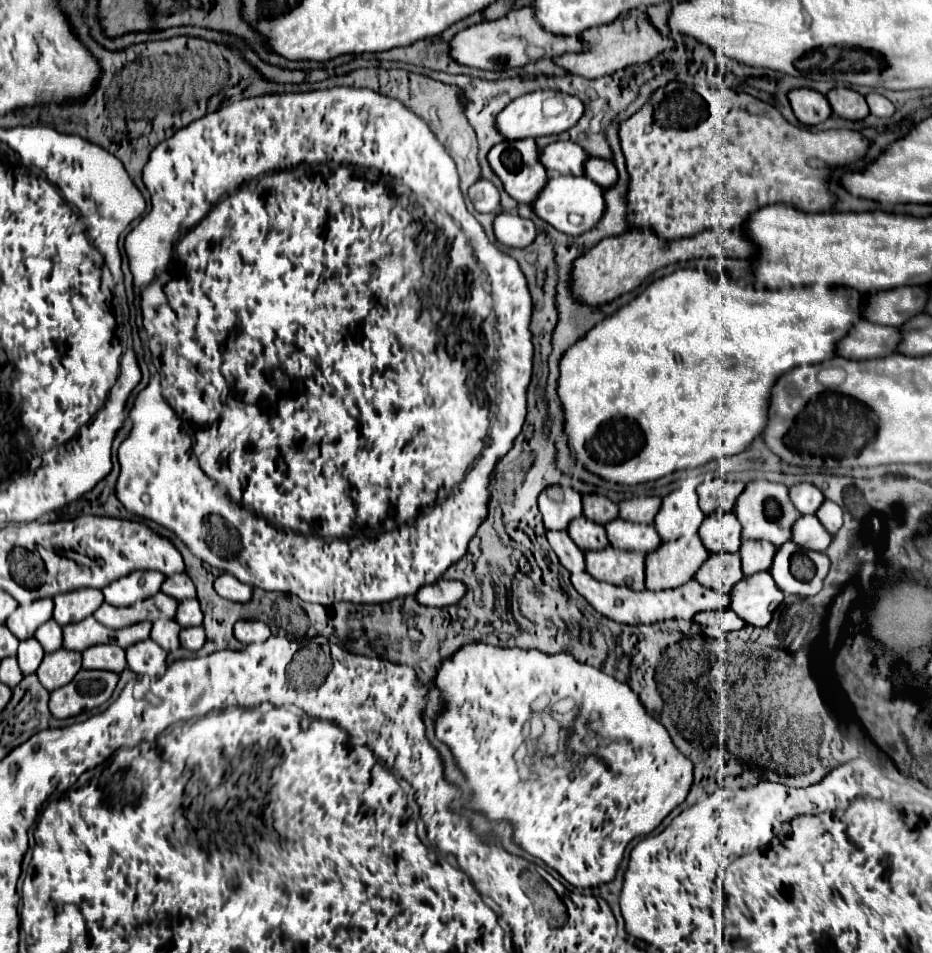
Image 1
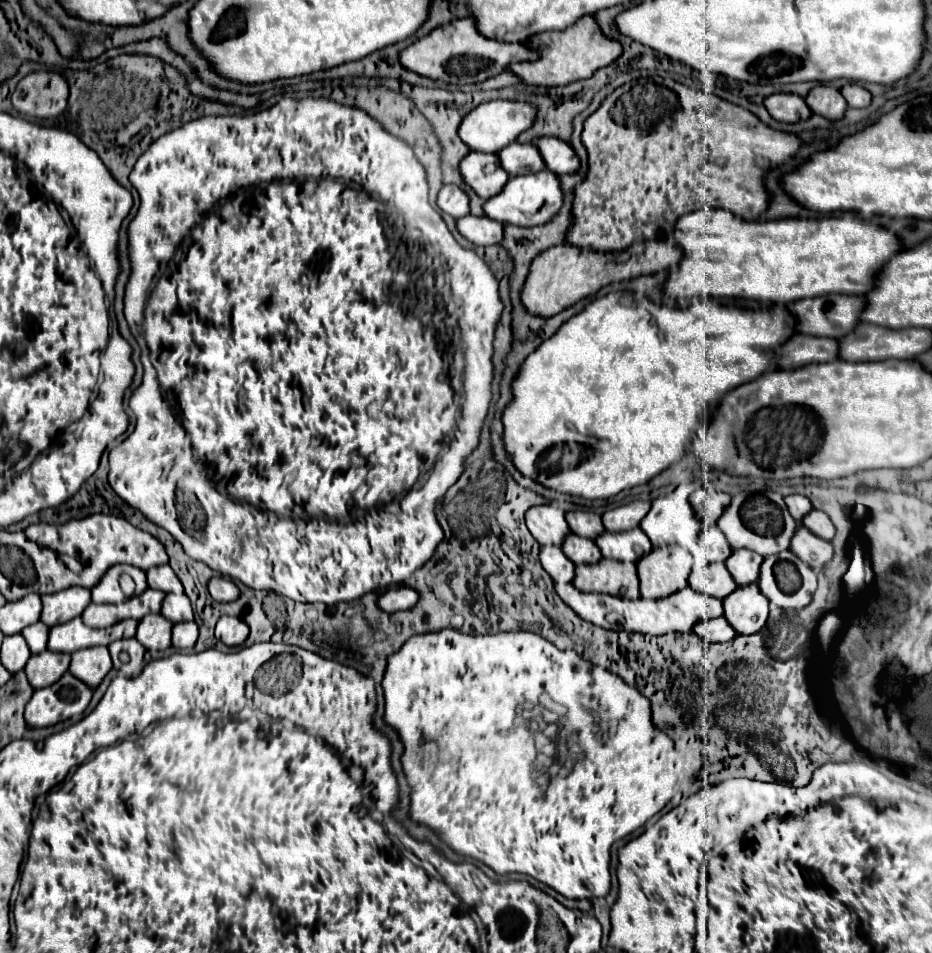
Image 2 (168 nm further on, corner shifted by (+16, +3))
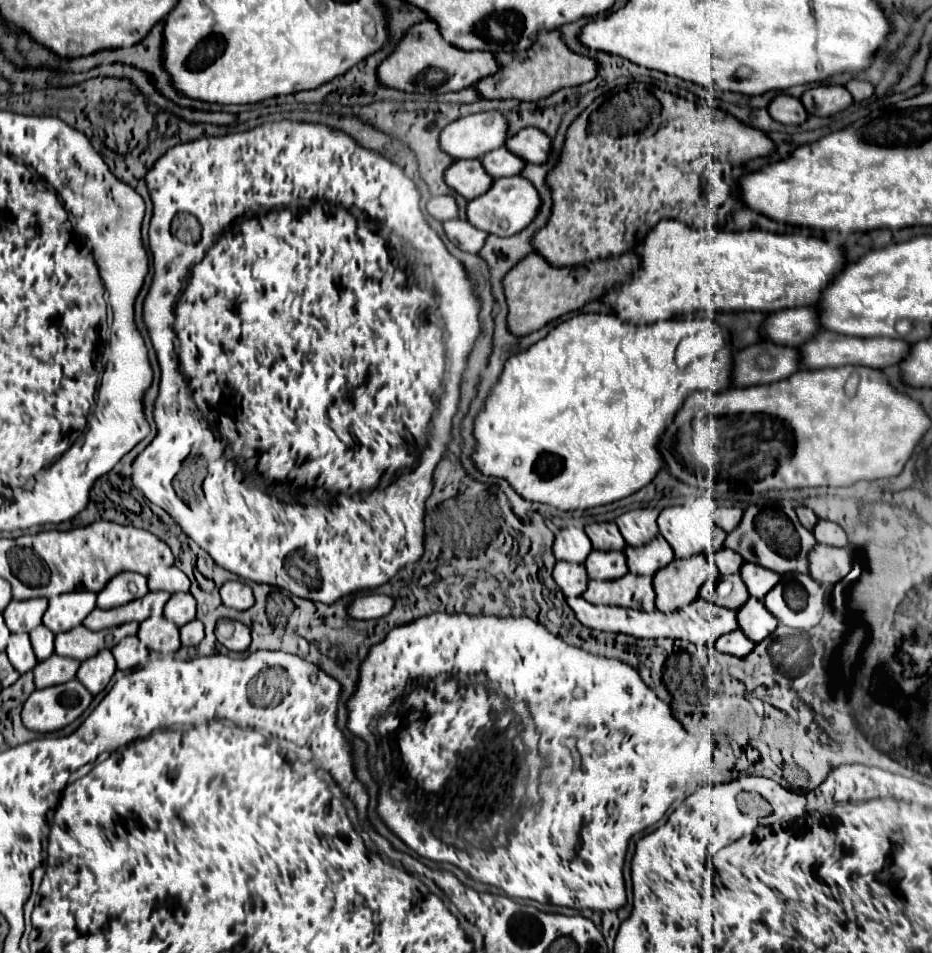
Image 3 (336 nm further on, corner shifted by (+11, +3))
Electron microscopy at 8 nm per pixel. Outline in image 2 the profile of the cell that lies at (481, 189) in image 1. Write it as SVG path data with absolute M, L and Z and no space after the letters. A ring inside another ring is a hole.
M454 184L442 186L438 192L438 208L454 218L462 218L468 214L468 196Z

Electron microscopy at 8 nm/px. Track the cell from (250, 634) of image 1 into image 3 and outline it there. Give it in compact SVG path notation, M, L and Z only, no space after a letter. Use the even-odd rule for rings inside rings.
M219 620L215 626L215 636L225 648L233 652L245 652L251 644L249 628L237 620Z

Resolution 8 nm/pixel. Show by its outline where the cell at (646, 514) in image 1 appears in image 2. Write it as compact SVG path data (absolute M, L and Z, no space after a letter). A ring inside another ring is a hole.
M634 500L626 506L618 506L614 510L608 510L602 520L608 532L626 532L632 528L638 528L642 518L648 514L650 502L644 500Z

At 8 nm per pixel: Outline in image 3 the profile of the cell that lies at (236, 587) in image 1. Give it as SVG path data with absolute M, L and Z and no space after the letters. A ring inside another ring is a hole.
M229 580L229 582L225 582L225 584L219 588L219 592L221 592L223 604L229 606L229 608L235 608L235 610L247 610L247 608L253 606L253 602L255 602L255 598L253 598L253 594L251 594L251 588L249 588L247 584L239 582L239 580L235 580L235 582Z

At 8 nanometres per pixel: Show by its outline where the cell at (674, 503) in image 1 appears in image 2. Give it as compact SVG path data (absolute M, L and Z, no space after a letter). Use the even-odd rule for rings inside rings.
M682 484L674 492L652 502L652 508L640 528L656 548L674 544L680 536L700 536L704 532L704 522L696 518L696 512L688 502L688 496L694 490L696 484Z

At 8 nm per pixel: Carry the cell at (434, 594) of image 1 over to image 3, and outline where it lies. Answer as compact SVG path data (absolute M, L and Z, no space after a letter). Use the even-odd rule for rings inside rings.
M367 594L367 596L359 596L351 602L349 614L357 620L373 620L373 618L387 616L393 610L393 606L395 606L395 598L391 598L391 596Z

